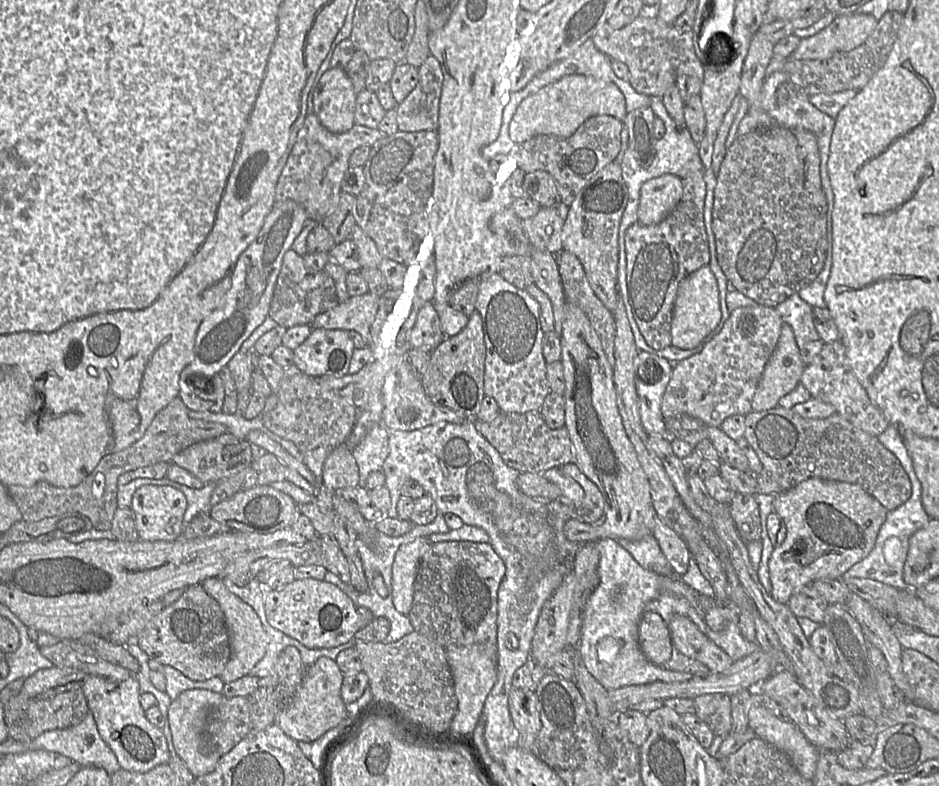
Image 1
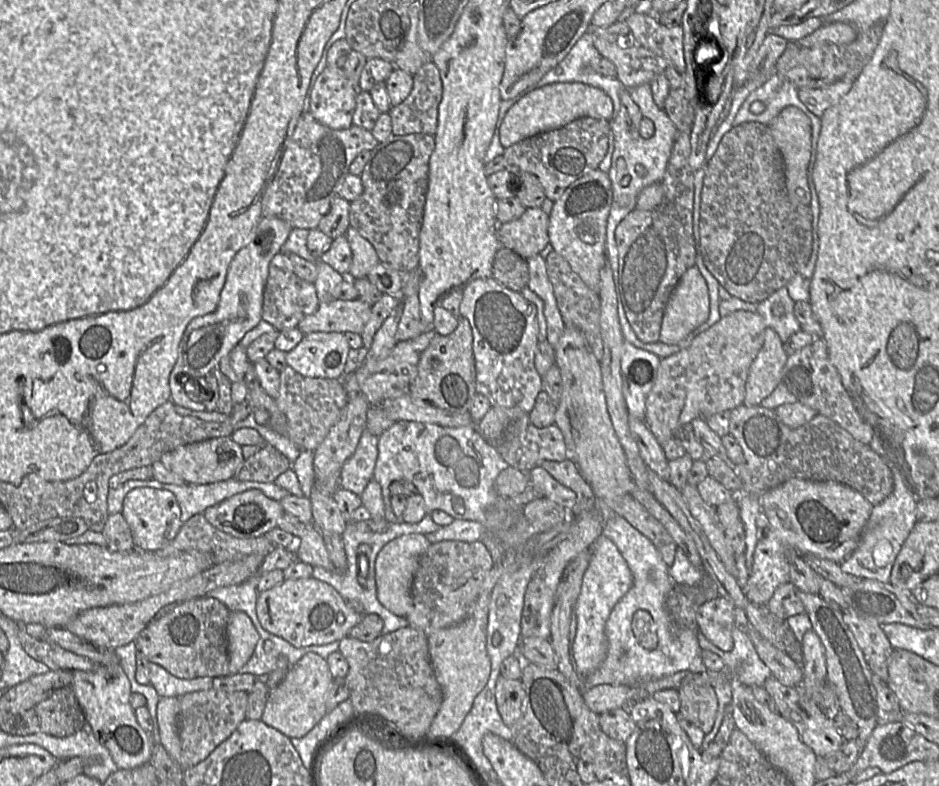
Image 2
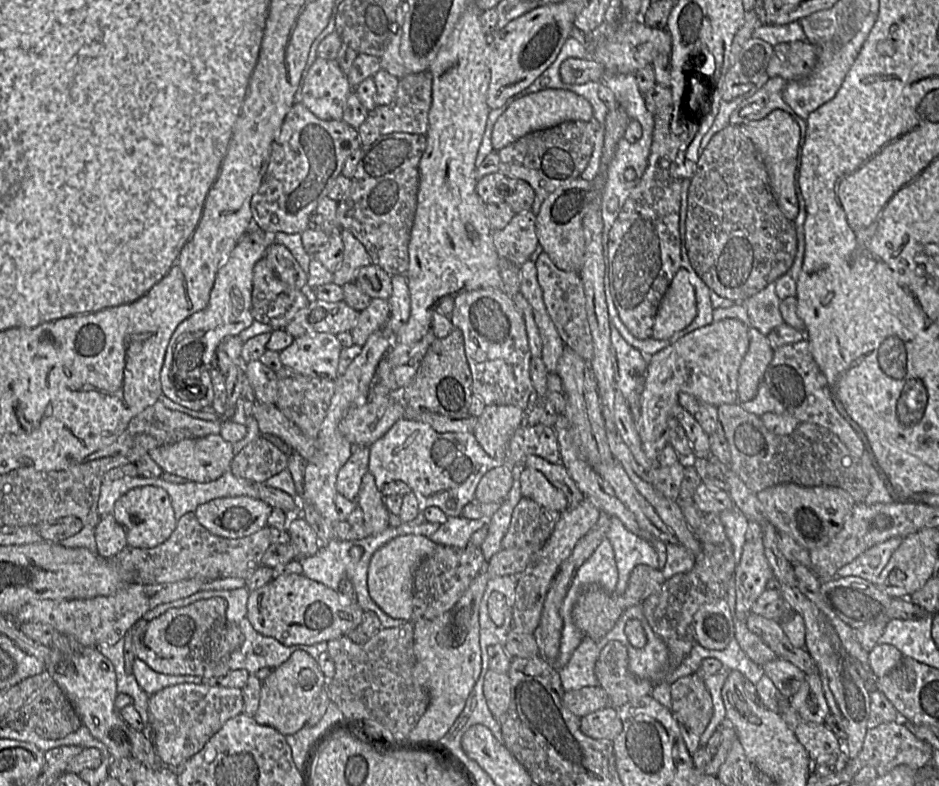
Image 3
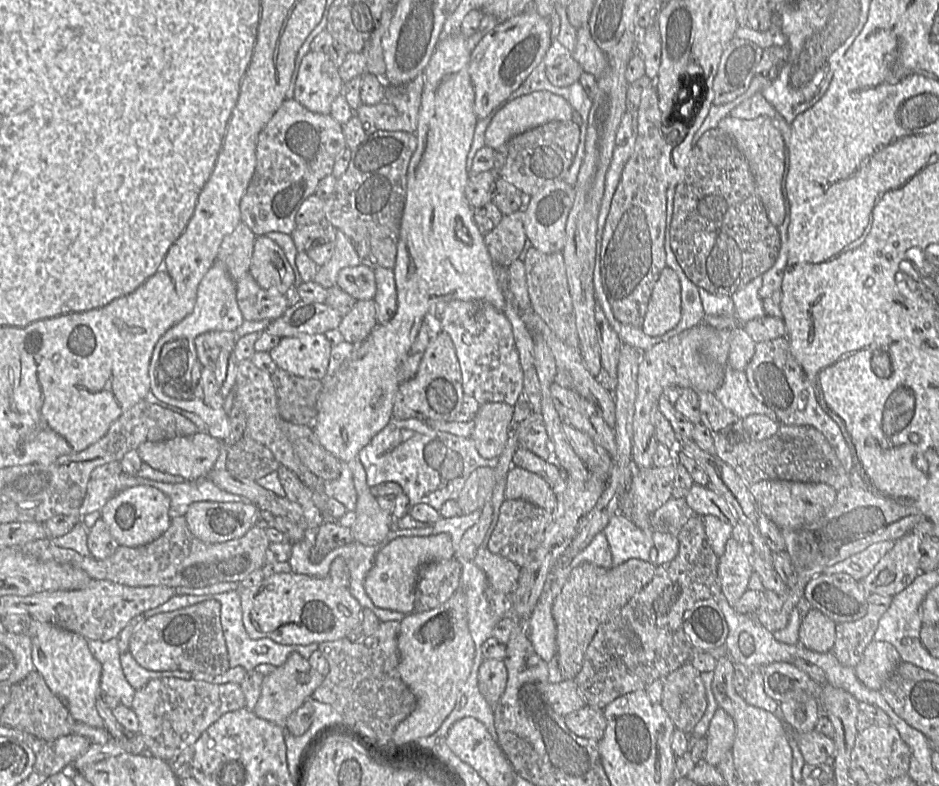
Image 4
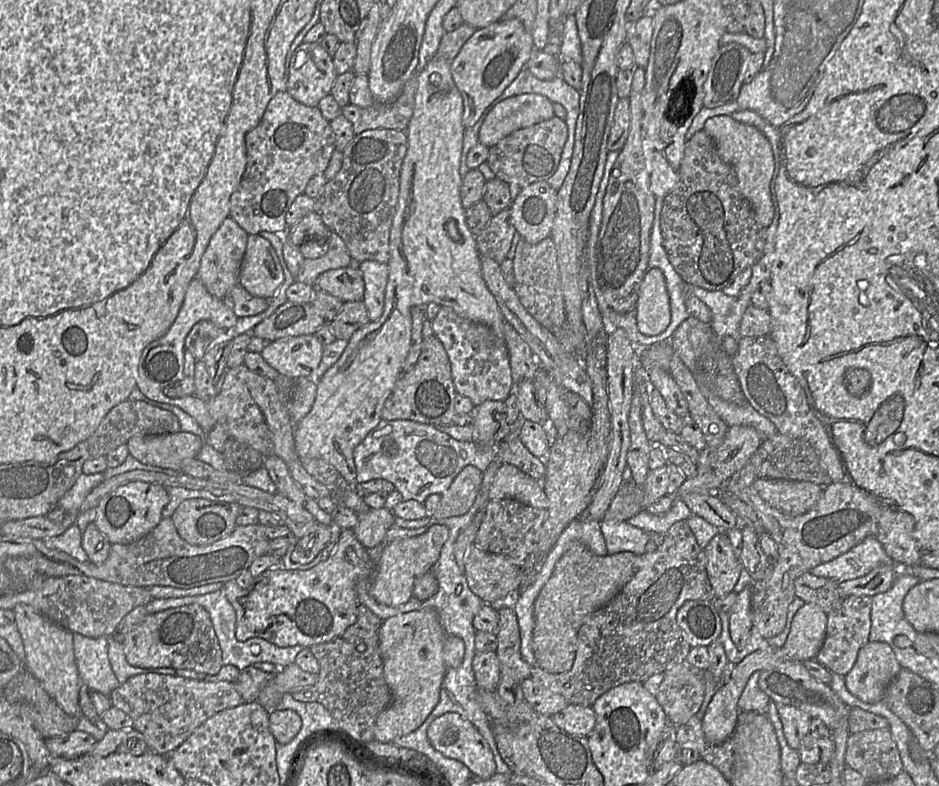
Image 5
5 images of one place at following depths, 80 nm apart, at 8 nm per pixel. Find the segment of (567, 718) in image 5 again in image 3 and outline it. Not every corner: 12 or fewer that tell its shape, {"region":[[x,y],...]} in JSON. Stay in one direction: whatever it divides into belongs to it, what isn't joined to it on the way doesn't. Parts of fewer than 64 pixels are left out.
{"region":[[606,707],[581,717],[581,731],[594,739],[615,739],[623,724]]}

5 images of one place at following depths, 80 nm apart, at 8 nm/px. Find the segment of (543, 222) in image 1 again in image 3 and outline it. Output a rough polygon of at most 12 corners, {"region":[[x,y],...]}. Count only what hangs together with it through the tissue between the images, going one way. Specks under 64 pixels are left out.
{"region":[[536,214],[493,232],[500,258],[521,266],[539,247]]}

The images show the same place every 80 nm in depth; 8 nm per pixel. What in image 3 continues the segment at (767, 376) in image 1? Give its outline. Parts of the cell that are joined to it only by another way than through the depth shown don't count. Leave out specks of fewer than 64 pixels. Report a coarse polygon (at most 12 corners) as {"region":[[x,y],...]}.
{"region":[[750,328],[739,369],[739,402],[757,395],[774,354],[767,334]]}

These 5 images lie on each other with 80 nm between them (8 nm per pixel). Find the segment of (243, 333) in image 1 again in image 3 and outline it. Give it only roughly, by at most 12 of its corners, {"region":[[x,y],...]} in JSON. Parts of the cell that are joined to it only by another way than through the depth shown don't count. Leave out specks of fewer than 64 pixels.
{"region":[[253,226],[219,268],[207,307],[176,328],[171,375],[209,373],[251,313],[253,270],[273,232]]}

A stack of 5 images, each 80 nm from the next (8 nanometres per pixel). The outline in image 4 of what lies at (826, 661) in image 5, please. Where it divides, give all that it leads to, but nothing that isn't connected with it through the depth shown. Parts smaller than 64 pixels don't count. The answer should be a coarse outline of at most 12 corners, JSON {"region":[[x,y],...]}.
{"region":[[870,594],[864,617],[836,623],[831,652],[854,668],[891,596]]}

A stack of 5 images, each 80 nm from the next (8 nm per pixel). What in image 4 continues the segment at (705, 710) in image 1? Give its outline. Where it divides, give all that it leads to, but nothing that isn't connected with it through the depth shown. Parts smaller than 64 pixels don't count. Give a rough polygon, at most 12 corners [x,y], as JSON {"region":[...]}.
{"region":[[685,662],[663,680],[661,706],[692,734],[707,708],[700,675]]}

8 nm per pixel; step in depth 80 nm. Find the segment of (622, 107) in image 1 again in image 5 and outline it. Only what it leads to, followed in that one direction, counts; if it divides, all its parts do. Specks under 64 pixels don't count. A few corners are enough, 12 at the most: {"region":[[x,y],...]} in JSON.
{"region":[[527,93],[487,114],[479,143],[555,117],[553,102]]}

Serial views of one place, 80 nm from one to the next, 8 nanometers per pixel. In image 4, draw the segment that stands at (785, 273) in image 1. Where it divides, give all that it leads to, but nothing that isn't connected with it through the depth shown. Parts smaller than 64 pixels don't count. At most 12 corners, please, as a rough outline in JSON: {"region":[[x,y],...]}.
{"region":[[720,129],[692,146],[665,242],[731,296],[779,256],[750,166]]}

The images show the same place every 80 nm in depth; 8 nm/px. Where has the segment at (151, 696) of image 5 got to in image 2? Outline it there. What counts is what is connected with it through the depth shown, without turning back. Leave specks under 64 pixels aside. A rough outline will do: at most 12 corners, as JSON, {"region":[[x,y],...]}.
{"region":[[245,691],[179,697],[181,755],[206,759],[247,719]]}

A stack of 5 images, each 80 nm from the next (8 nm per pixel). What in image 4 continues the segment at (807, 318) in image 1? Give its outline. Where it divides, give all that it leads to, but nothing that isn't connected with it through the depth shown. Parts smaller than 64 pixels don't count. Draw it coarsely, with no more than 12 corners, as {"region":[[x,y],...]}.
{"region":[[757,277],[730,296],[741,325],[767,315]]}

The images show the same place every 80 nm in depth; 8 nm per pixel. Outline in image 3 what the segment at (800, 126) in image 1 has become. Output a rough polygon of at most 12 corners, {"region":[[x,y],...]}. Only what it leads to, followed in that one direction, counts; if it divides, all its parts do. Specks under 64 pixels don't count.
{"region":[[771,77],[731,114],[730,124],[793,113],[783,99],[787,80]]}

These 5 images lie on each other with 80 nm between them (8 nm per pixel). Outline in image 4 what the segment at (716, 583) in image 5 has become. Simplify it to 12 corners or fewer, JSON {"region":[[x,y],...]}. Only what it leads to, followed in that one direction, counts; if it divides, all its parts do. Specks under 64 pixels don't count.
{"region":[[730,538],[719,558],[722,593],[735,605],[754,573],[750,548]]}

